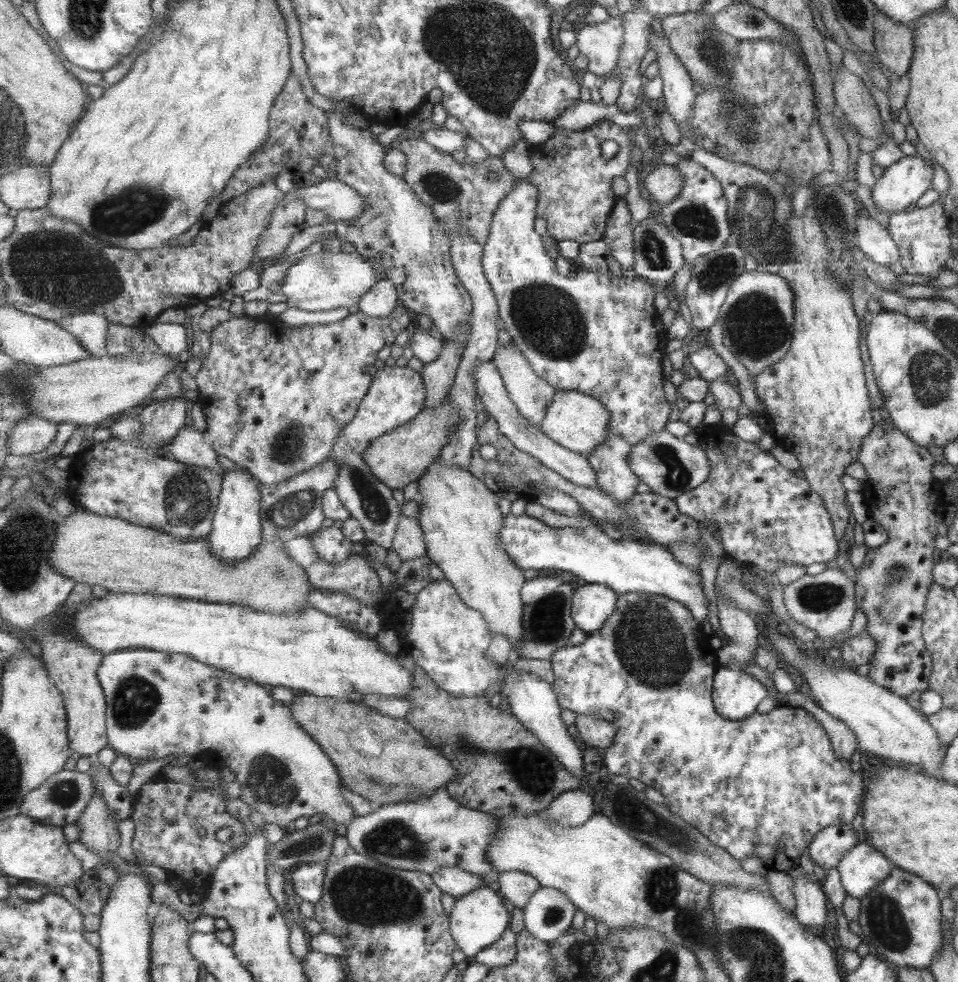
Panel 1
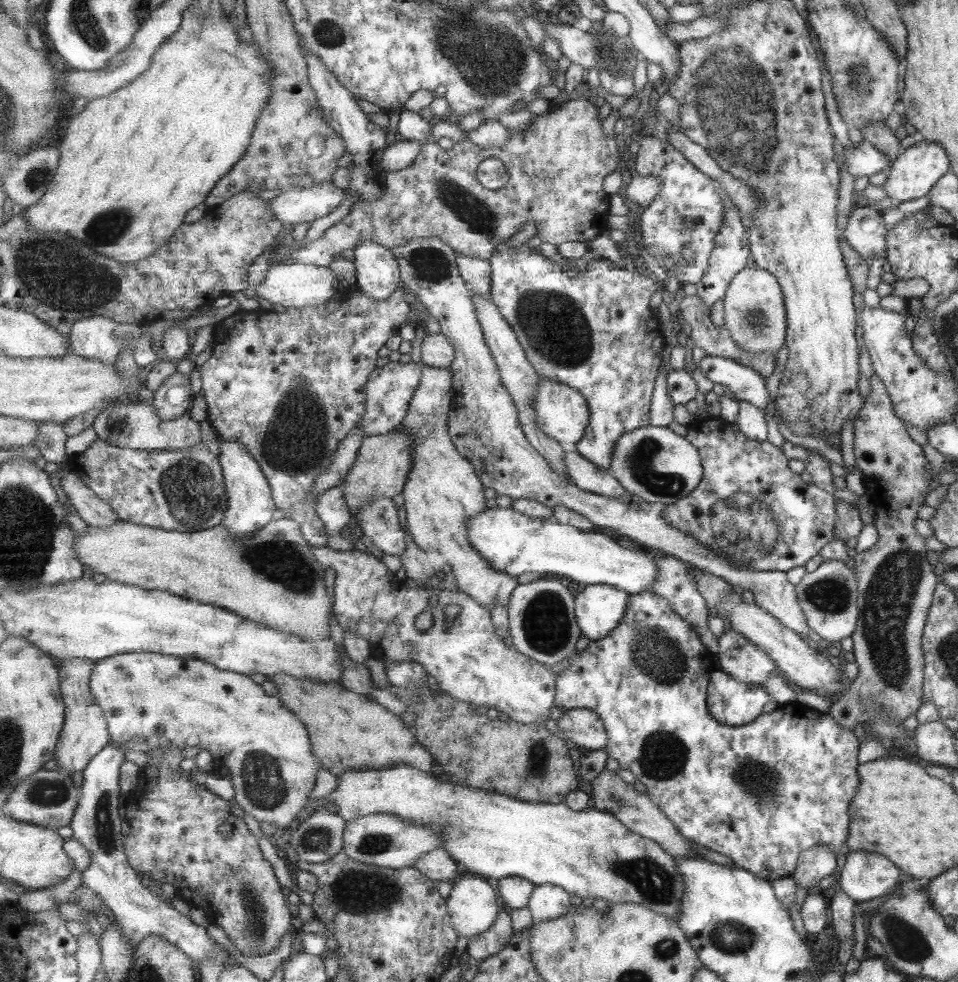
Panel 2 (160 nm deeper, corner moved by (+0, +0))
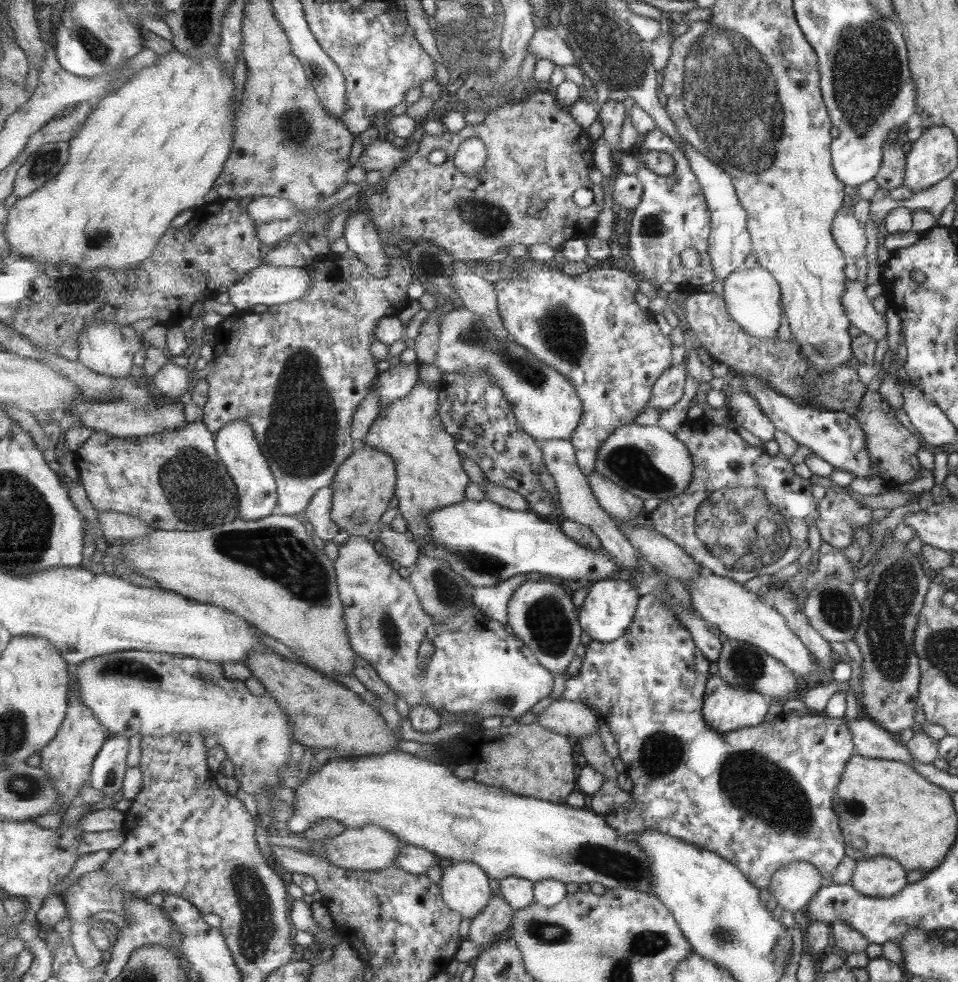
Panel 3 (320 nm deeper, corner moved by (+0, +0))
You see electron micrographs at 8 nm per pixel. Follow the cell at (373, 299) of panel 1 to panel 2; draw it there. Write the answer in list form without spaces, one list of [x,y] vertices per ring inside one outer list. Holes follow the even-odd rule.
[[[363,240],[354,250],[357,287],[370,297],[384,299],[401,286],[399,261],[390,249]]]

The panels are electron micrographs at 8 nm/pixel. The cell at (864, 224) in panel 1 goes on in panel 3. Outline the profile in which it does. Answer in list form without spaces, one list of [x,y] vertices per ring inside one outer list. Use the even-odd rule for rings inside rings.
[[[837,214],[837,218],[832,220],[833,238],[836,246],[845,255],[847,266],[851,266],[864,257],[864,247],[866,238],[863,226],[849,214]]]

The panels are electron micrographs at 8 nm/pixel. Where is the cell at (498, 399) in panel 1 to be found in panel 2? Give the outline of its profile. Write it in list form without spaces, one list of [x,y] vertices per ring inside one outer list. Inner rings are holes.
[[[574,448],[567,449],[564,459],[573,482],[579,488],[607,498],[620,498],[627,493],[624,485],[611,470],[598,467]]]

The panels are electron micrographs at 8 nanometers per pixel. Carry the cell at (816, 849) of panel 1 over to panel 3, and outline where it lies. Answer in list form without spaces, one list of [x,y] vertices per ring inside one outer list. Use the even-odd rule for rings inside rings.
[[[807,861],[793,862],[774,872],[767,888],[770,904],[792,913],[803,911],[823,884],[816,866]]]

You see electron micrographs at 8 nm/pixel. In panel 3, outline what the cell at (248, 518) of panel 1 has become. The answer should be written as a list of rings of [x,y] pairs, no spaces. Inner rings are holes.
[[[236,420],[226,424],[216,432],[216,447],[220,459],[227,465],[228,471],[238,486],[240,496],[240,516],[245,520],[267,519],[275,514],[278,506],[278,484],[269,464],[269,459],[261,450],[260,440],[252,424],[246,420]]]

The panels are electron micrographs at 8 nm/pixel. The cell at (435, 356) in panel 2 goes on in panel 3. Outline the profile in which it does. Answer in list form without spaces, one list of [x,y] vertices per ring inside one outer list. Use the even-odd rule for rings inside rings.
[[[465,306],[442,318],[440,349],[434,365],[443,374],[491,372],[495,385],[504,390],[507,400],[513,405],[519,426],[525,432],[538,441],[572,438],[584,415],[584,404],[567,377],[517,341],[505,344],[505,340],[500,340],[493,332],[480,328],[481,319]]]

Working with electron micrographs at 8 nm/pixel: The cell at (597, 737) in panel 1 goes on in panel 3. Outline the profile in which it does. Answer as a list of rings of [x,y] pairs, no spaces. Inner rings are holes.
[[[558,699],[548,707],[538,716],[537,723],[549,731],[561,733],[571,739],[599,731],[597,720],[601,714],[596,714],[591,706],[583,702]]]

